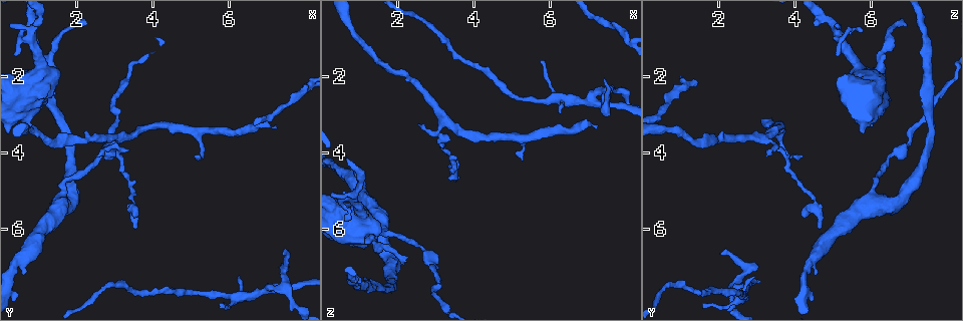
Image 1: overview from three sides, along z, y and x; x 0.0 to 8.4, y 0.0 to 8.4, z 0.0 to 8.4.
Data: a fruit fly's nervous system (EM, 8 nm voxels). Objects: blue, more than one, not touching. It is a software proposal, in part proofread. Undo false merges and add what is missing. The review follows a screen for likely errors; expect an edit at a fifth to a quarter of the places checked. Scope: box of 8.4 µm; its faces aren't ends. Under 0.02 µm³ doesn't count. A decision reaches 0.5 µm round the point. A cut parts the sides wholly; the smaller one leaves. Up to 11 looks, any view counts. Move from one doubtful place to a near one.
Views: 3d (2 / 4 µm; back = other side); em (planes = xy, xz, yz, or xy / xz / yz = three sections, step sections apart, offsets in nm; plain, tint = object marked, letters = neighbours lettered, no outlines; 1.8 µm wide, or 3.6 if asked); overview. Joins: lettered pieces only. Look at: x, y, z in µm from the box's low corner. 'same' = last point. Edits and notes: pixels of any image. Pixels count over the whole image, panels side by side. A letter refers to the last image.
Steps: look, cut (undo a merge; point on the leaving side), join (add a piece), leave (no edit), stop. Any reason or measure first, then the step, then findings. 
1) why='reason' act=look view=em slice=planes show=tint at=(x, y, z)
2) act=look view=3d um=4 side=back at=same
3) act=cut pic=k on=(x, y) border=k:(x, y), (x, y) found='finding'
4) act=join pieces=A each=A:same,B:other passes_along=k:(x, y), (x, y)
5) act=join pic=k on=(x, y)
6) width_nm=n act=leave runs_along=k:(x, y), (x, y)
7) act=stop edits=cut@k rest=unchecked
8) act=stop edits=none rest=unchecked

why='abrupt turn' act=look view=3d um=2 at=(7.45, 7.50, 2.40)

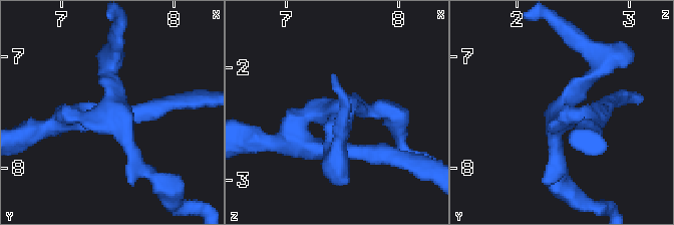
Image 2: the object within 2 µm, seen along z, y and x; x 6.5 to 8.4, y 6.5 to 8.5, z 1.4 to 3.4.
arms=4 why='now the EM' act=look view=em slice=planes show=letters at=(7.46, 7.58, 2.40)

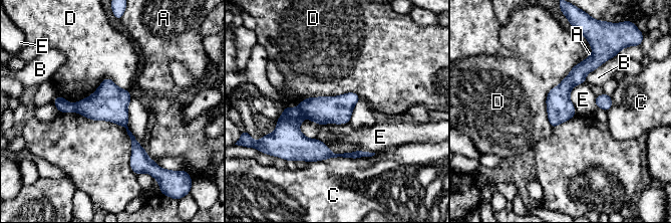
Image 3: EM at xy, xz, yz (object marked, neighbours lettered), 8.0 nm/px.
act=cut pic=3 on=(62, 104) each=A:other,B:other,C:other,D:other,E:other found='two cells meet here'

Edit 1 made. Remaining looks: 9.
act=look view=overview

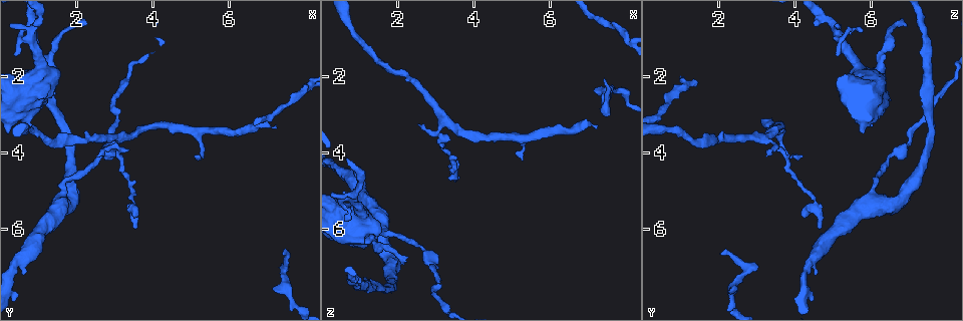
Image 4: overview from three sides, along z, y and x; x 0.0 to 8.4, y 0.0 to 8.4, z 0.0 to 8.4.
why='three arms meet' act=look view=3d um=4 at=(1.60, 5.40, 5.95)

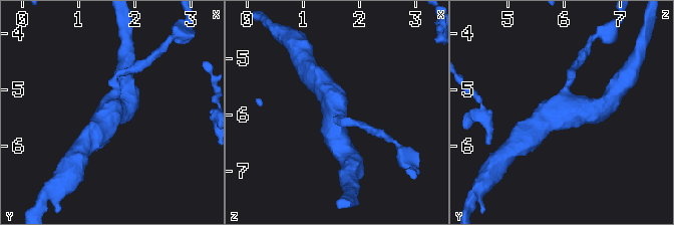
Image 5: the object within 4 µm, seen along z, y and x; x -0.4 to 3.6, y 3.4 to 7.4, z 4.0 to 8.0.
arms=3 why='shape alone is not enough' act=look view=em slice=planes show=letters at=(1.60, 5.35, 5.95)

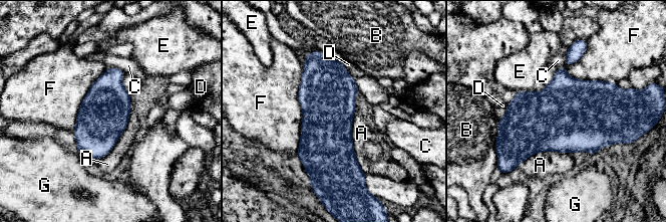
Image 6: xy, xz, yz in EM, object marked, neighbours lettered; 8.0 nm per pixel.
act=leave each=A:other,B:other,C:other,D:other,E:other,F:other,G:other border=6:(355, 109), (352, 147), (365, 175) found='all the same cell'

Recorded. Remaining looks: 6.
why='free end' act=look view=em slice=planes show=letters at=(5.30, 4.15, 4.20)

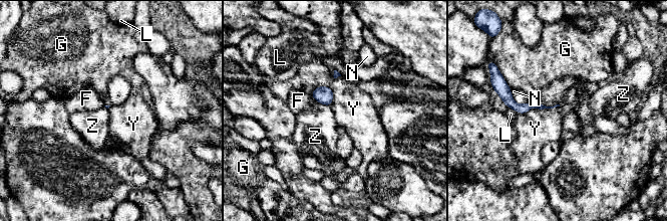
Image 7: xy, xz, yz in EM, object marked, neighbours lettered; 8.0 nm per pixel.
longest_contact=Y:360nm act=leave each=F:other,G:other,L:other,N:other,Y:other,Z:other border=7:(560, 105), (530, 108), (518, 114) found='no lettered piece goes on from it'

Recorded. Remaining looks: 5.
act=stop edits=cut@3 rest=unchecked

